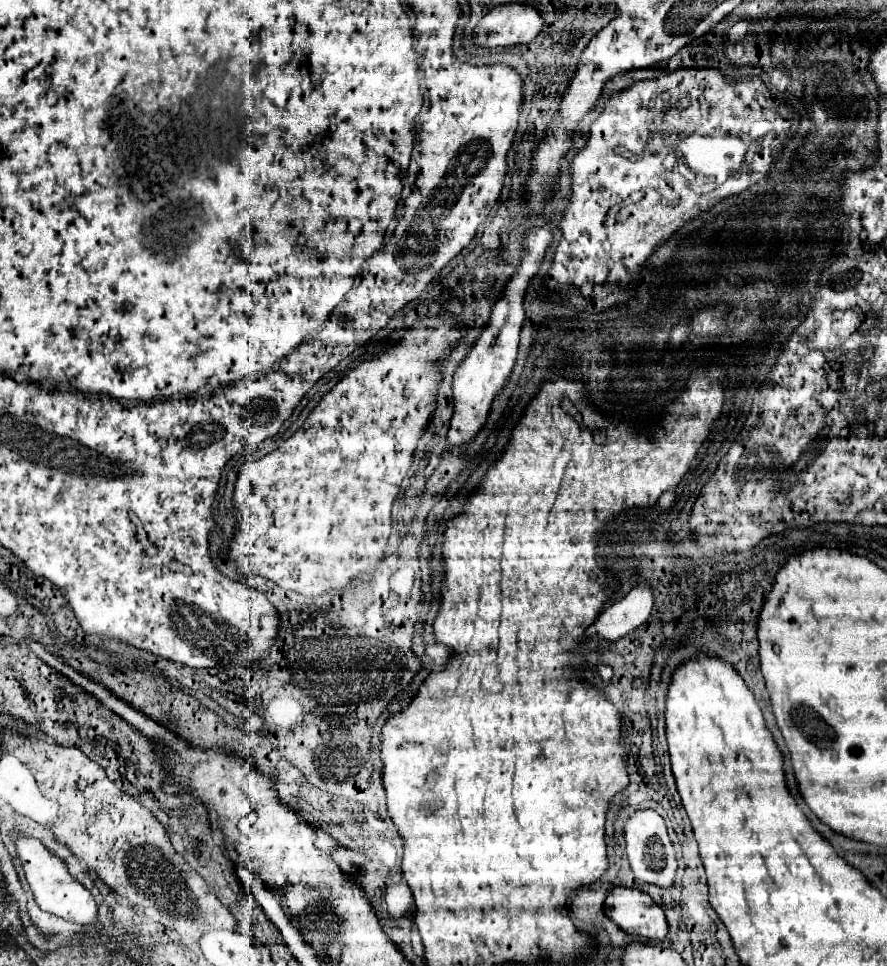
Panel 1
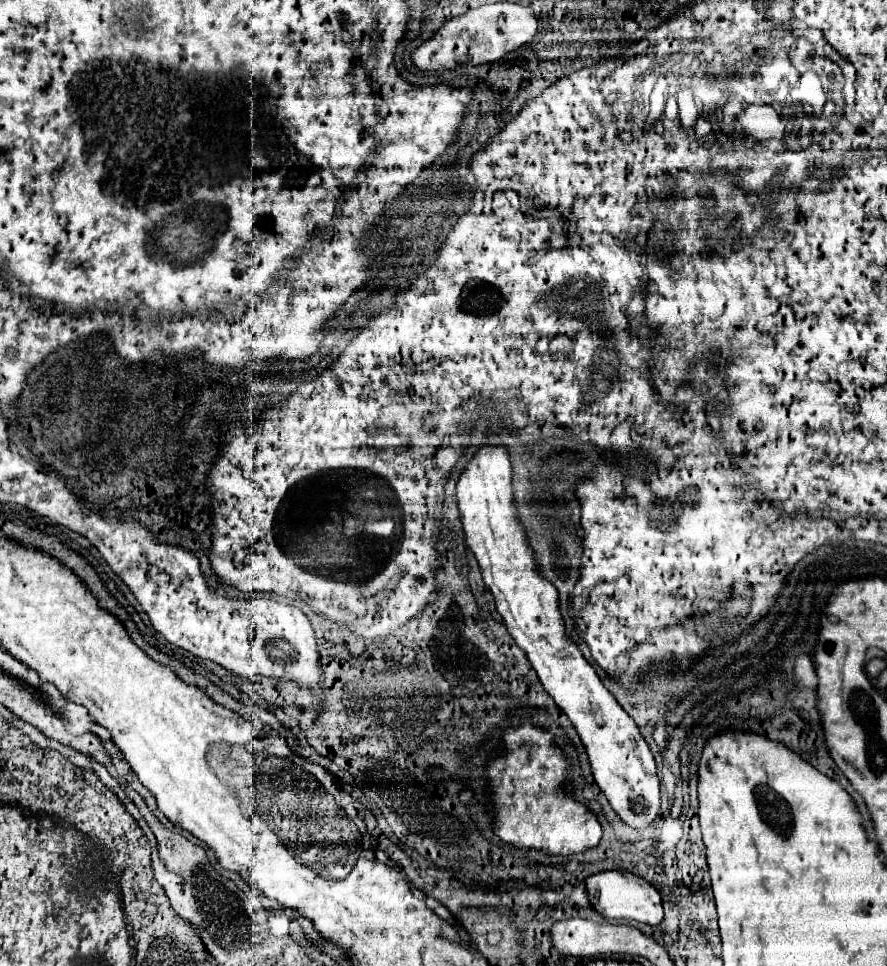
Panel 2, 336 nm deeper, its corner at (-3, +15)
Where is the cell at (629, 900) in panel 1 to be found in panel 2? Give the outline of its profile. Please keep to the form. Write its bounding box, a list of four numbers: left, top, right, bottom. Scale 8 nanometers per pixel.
[585,872,663,926]

